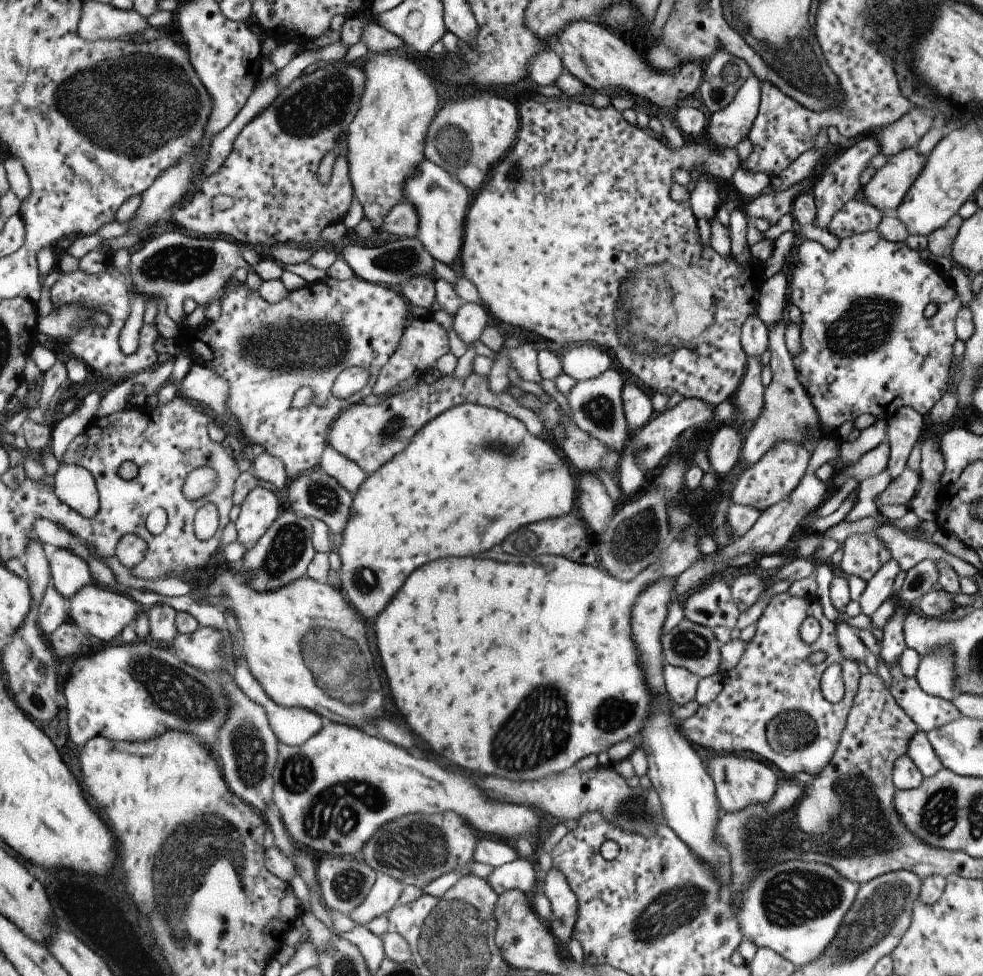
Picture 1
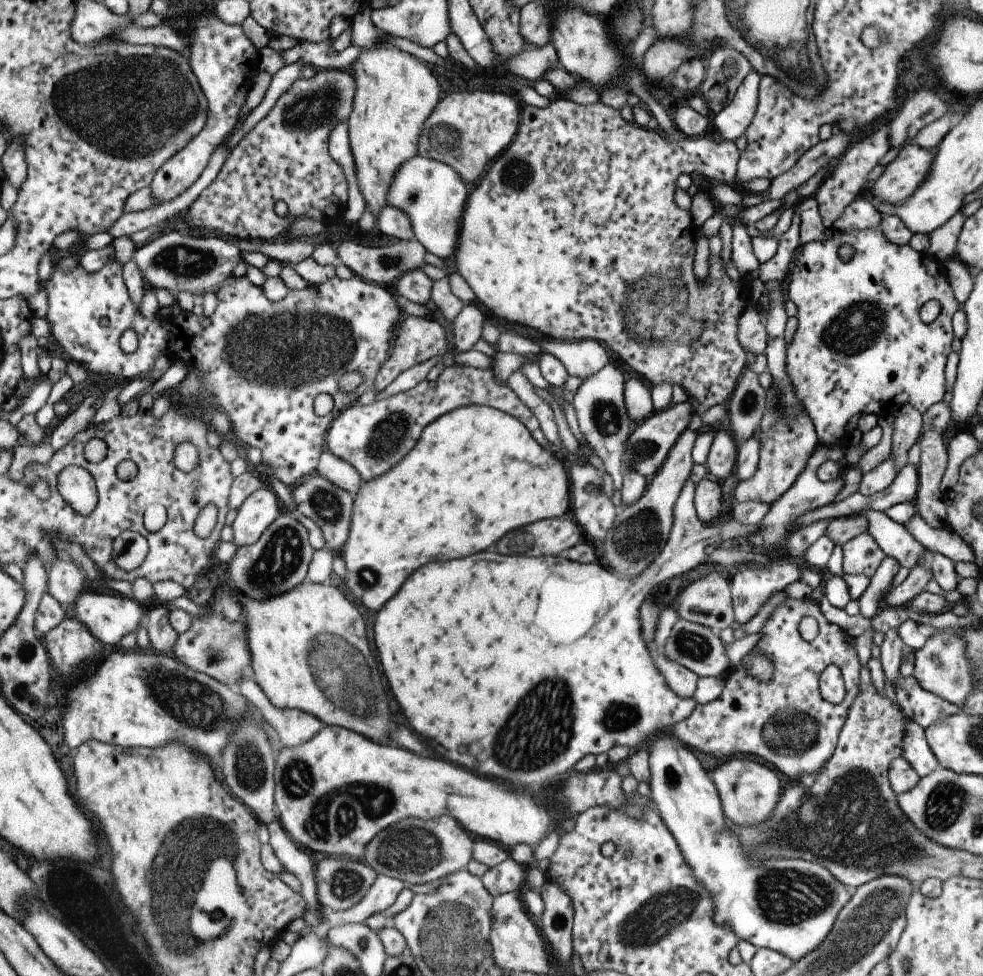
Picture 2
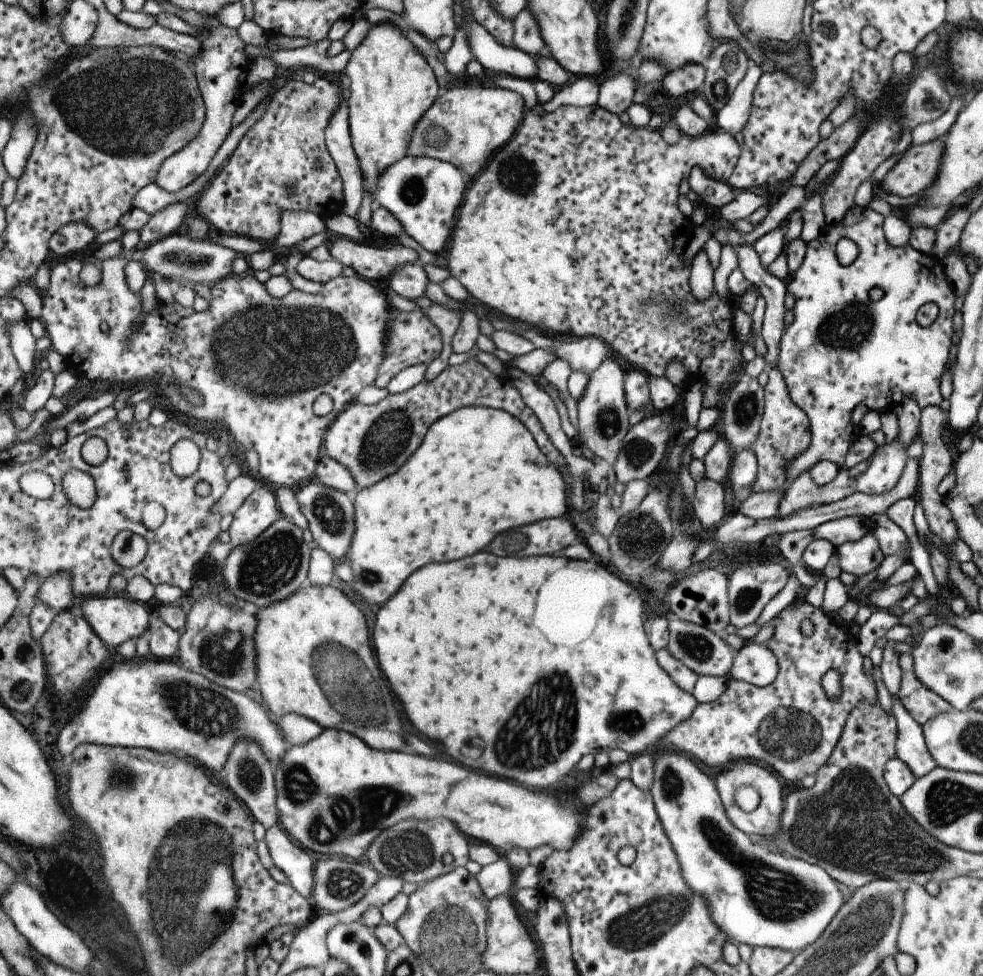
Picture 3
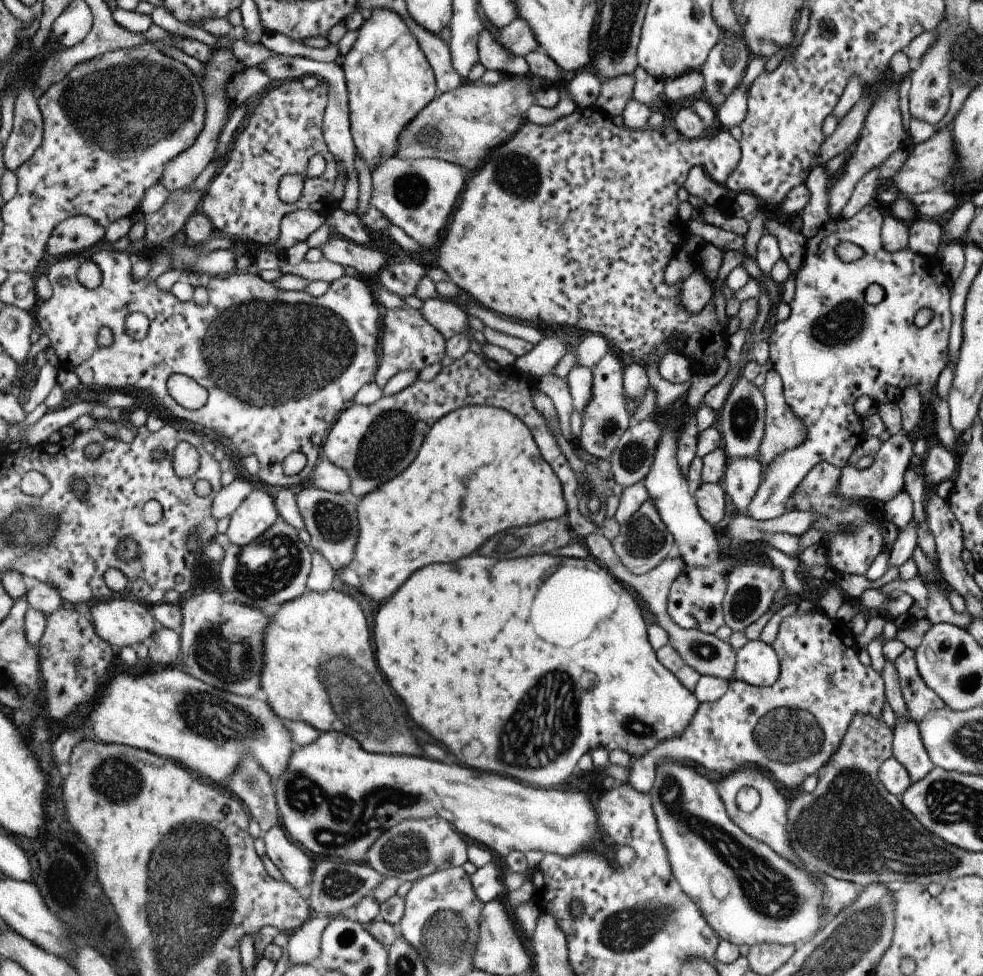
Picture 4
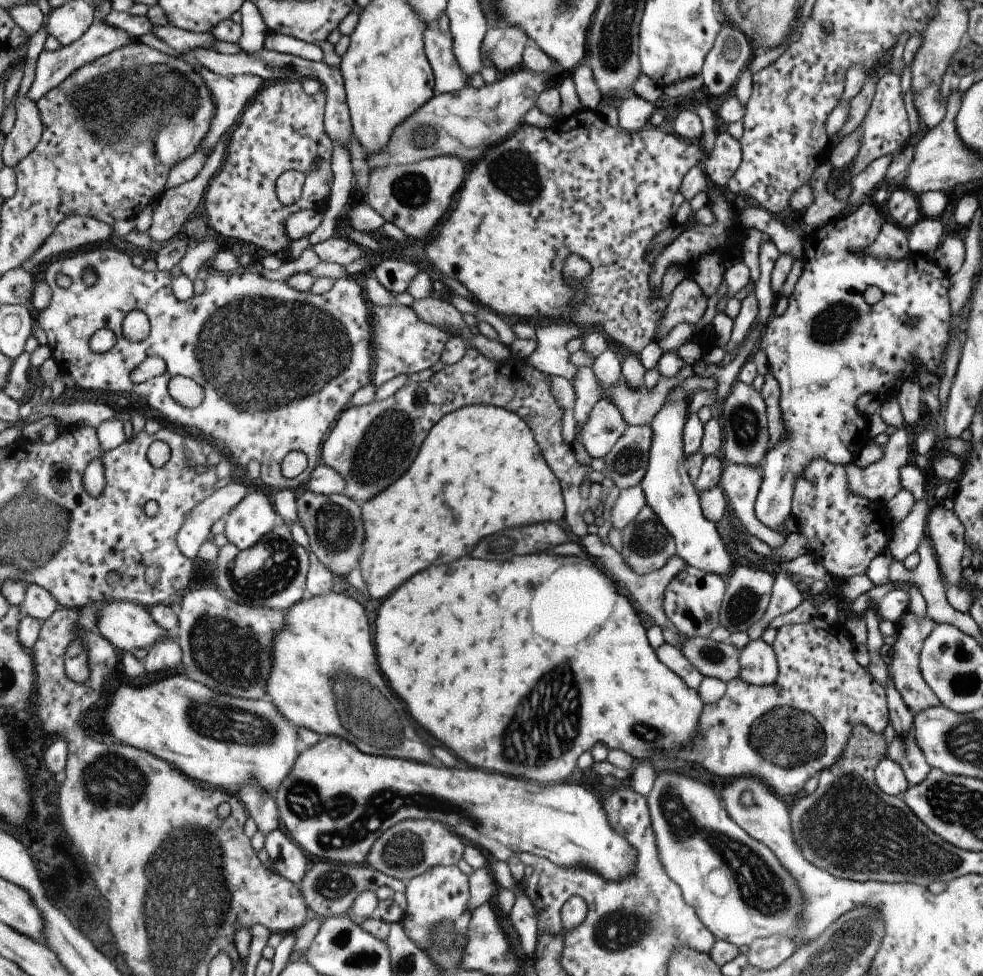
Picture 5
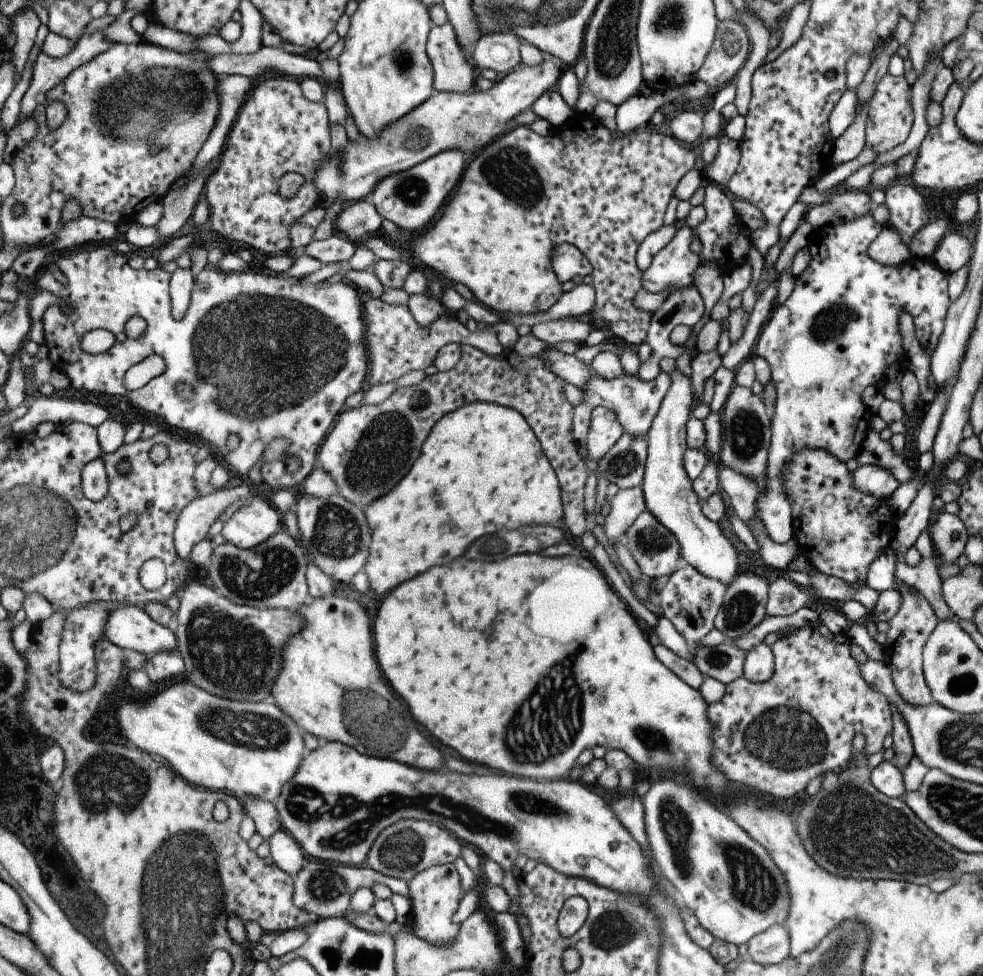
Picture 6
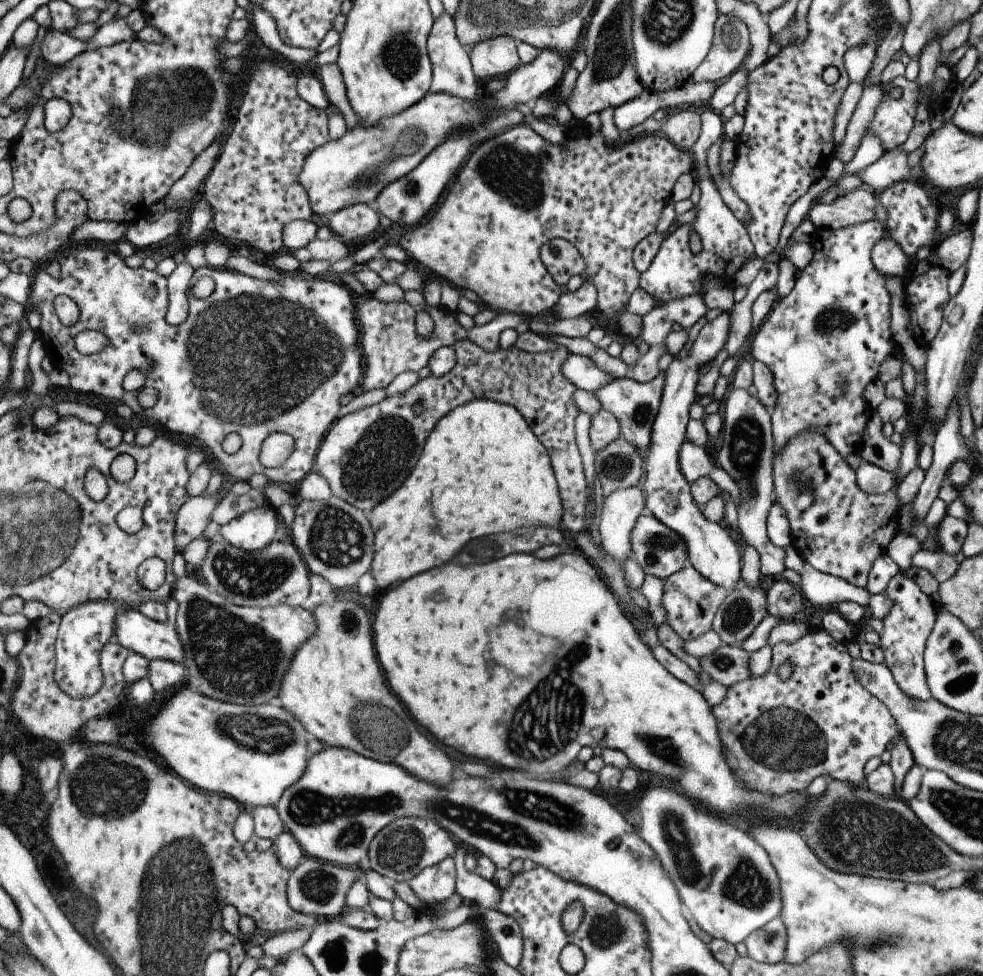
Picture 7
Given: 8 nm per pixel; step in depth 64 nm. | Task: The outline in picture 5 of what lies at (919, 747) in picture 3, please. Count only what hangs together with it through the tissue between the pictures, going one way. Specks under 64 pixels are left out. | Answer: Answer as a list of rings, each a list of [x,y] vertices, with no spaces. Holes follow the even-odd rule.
[[[913,728],[901,738],[893,736],[891,744],[887,746],[887,758],[901,766],[909,786],[919,786],[927,778],[927,774],[933,770],[917,746]]]

